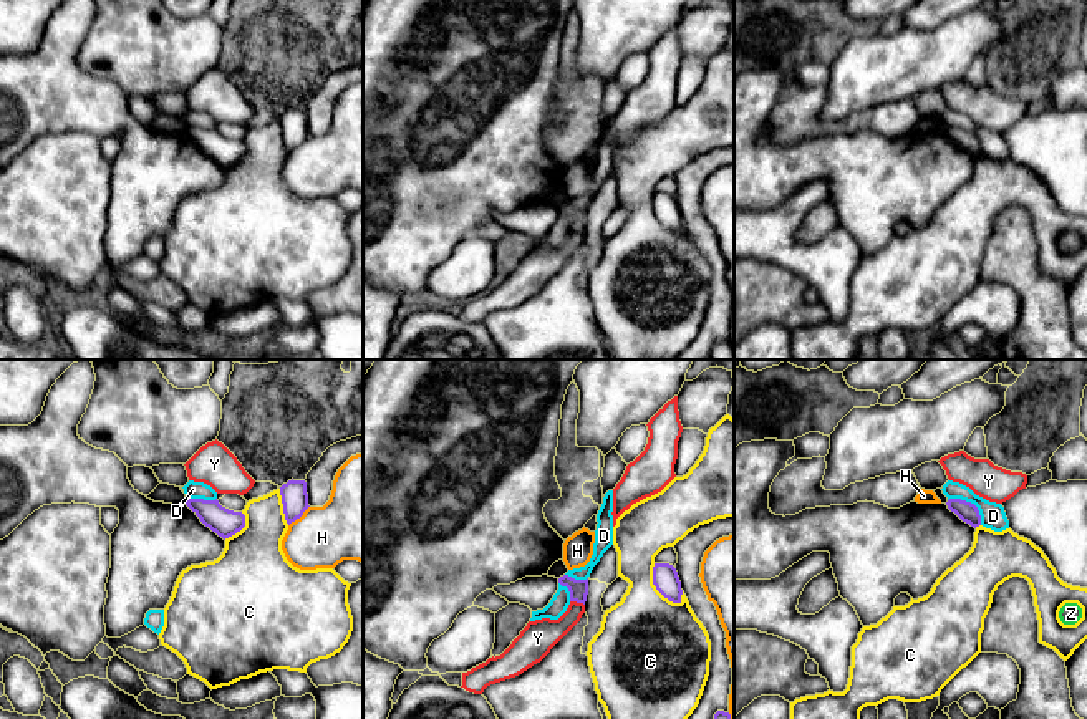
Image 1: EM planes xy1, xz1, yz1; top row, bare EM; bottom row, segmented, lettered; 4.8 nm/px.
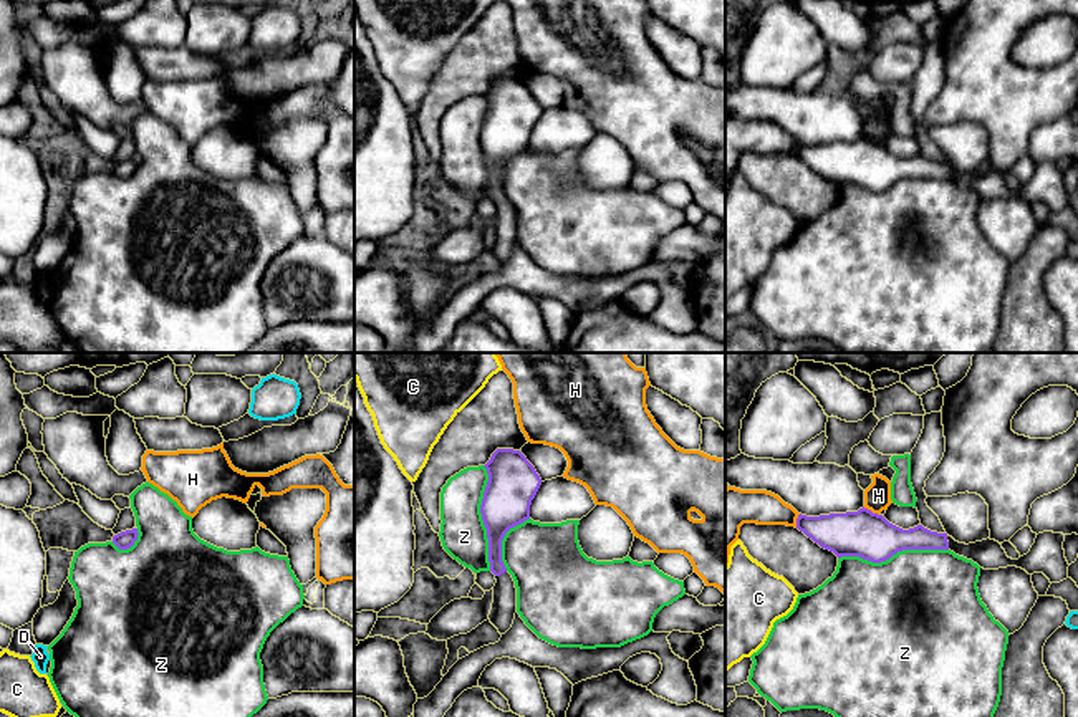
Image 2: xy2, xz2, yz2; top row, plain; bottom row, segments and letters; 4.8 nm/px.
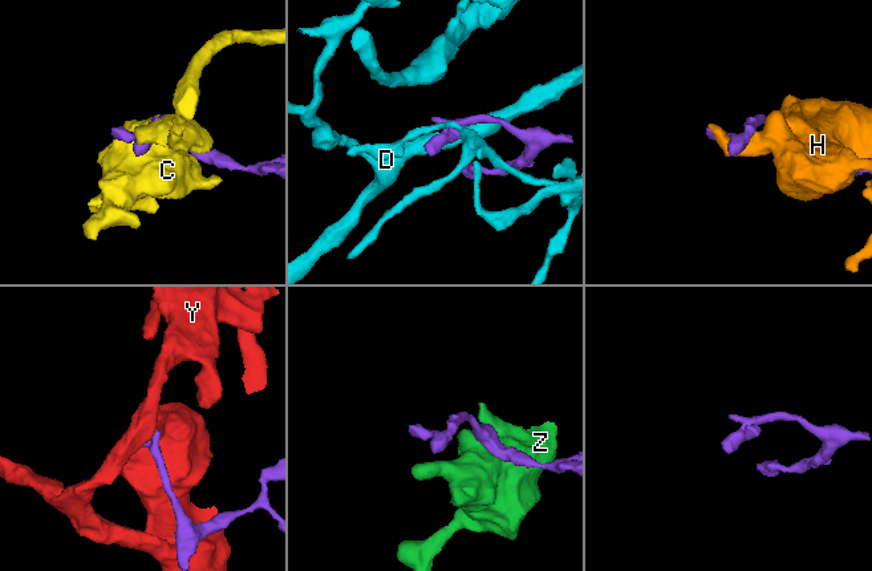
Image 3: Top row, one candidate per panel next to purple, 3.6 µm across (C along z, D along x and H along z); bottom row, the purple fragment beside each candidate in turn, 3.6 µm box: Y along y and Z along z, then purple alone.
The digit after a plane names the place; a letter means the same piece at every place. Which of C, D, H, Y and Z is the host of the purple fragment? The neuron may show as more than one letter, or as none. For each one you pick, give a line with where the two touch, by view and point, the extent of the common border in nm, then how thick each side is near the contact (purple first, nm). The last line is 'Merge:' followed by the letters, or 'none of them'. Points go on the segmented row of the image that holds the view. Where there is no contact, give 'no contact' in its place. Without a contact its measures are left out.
Merge: none of them

